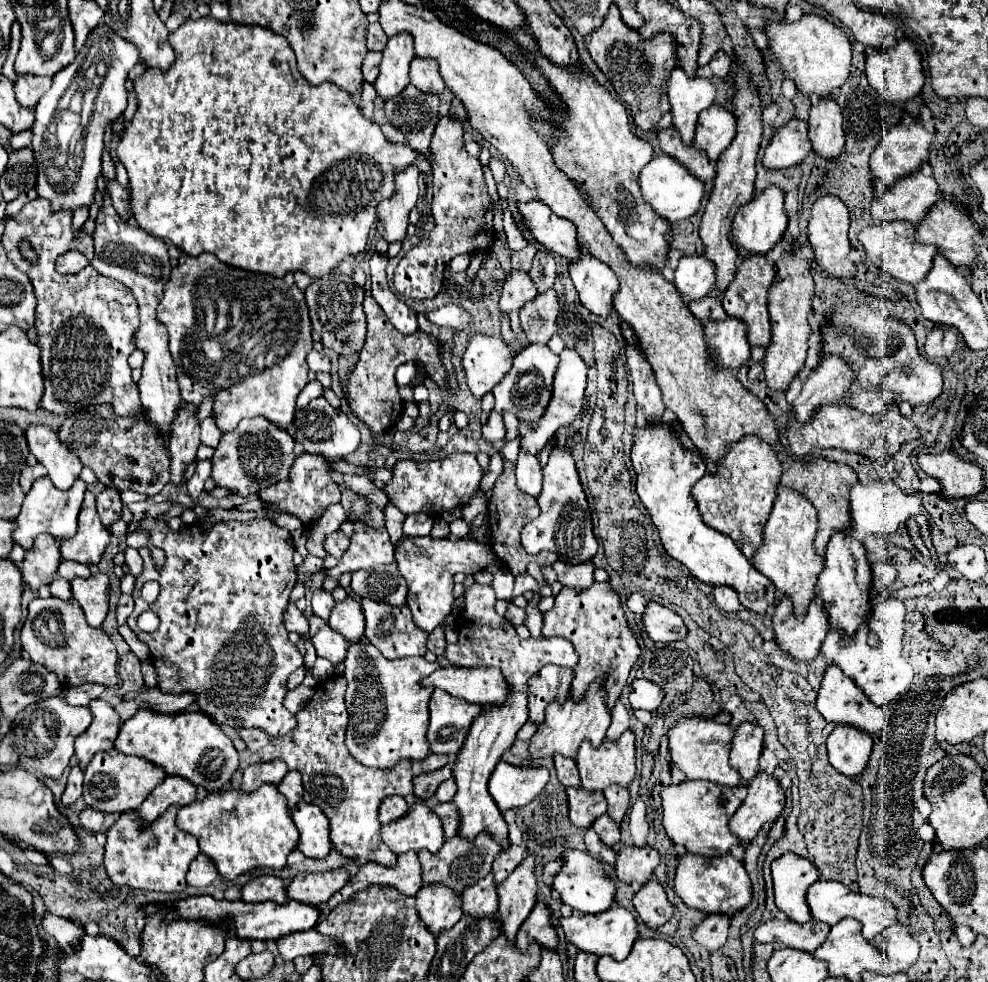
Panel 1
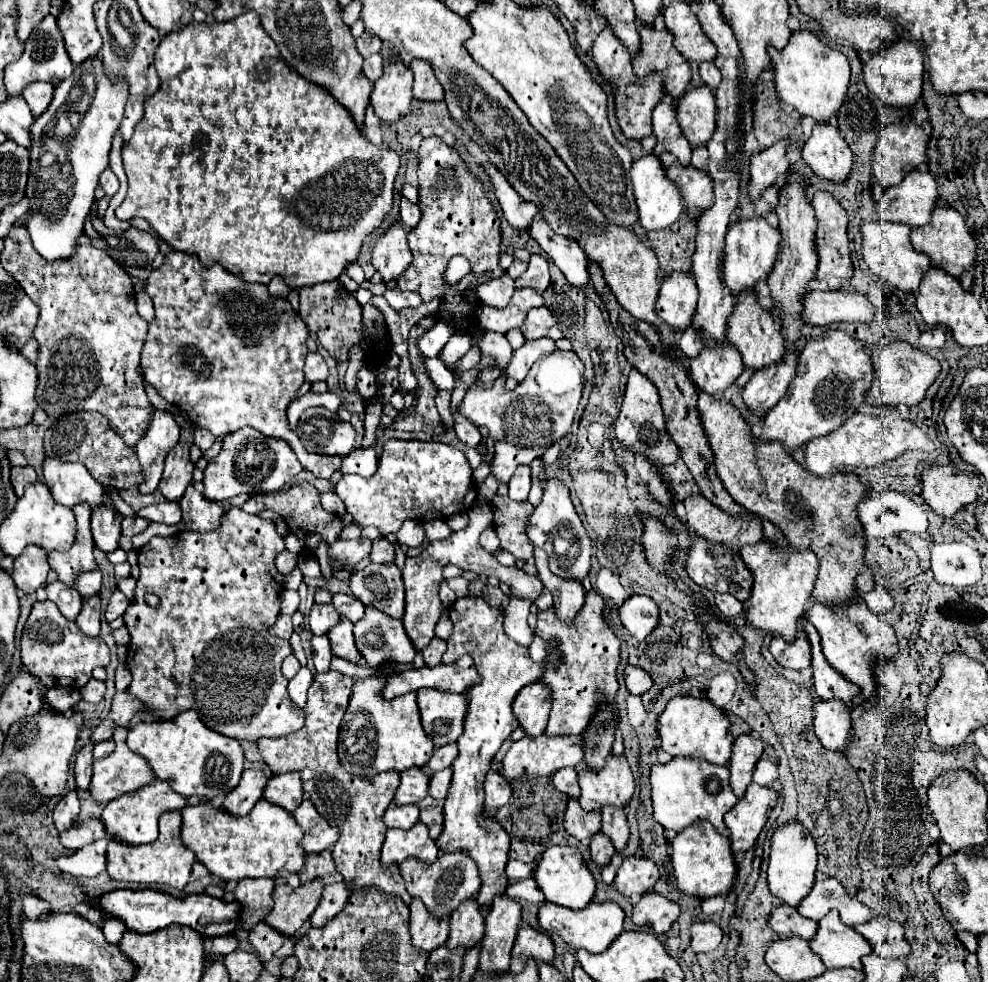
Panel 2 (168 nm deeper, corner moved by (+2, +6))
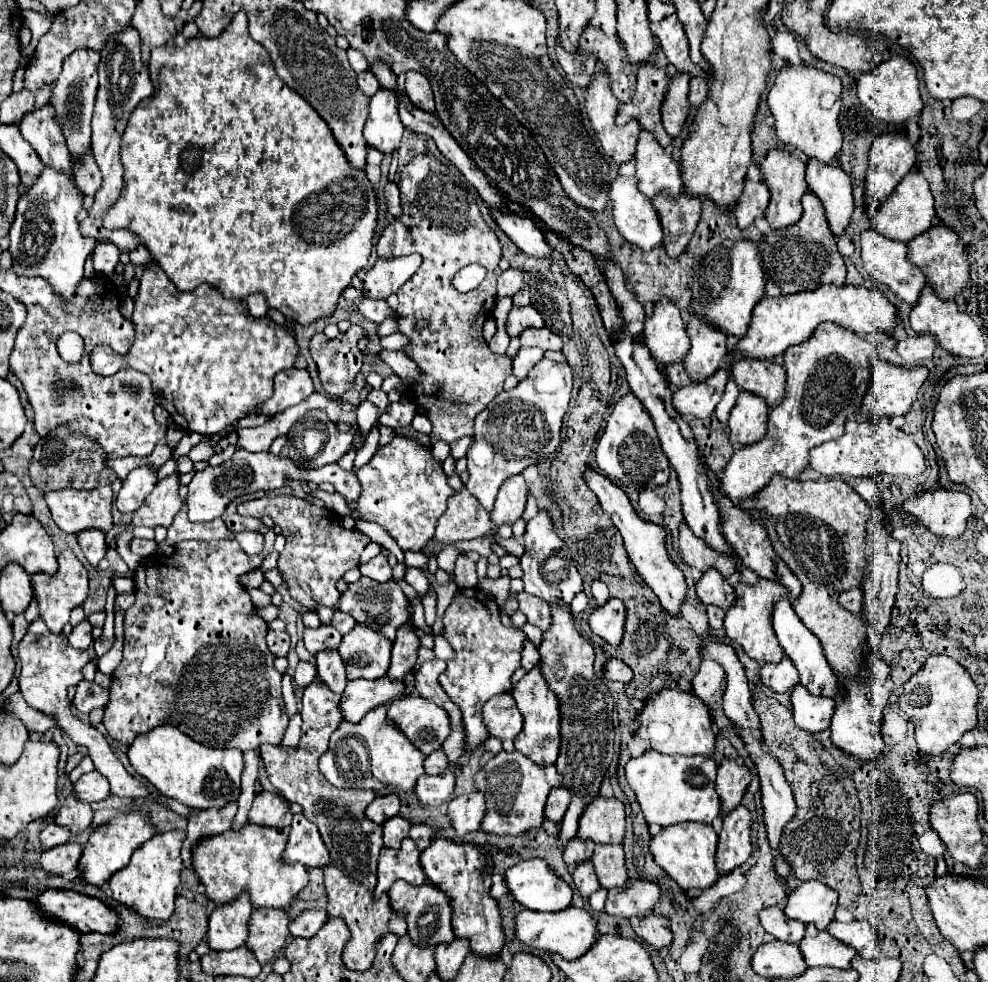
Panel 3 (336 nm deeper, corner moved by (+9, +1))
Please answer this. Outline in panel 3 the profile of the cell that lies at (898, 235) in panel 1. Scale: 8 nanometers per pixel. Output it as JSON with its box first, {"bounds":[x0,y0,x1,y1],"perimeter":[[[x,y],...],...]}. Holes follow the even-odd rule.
{"bounds":[861,229,927,307],"perimeter":[[[865,229],[861,233],[861,257],[863,257],[865,271],[875,281],[887,285],[899,299],[907,301],[911,307],[917,303],[921,291],[927,287],[927,279],[925,279],[923,271],[907,259],[907,245],[901,241],[887,239],[881,233],[877,233],[875,229]]]}

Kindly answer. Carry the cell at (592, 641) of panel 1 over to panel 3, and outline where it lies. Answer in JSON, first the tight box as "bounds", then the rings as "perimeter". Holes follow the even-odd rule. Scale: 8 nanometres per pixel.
{"bounds":[511,667,559,767],"perimeter":[[[535,667],[531,673],[527,673],[511,691],[513,699],[523,715],[523,731],[521,735],[517,735],[515,739],[515,749],[519,753],[523,753],[525,757],[533,759],[533,763],[537,763],[539,767],[545,765],[553,765],[557,755],[559,755],[559,703],[557,697],[549,691],[543,675],[539,673],[539,667]]]}

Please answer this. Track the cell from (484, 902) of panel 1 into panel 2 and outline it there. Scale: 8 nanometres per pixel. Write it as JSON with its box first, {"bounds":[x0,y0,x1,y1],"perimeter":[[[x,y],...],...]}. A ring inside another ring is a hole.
{"bounds":[446,898,484,948],"perimeter":[[[476,898],[462,902],[450,916],[450,936],[446,940],[448,948],[464,946],[470,948],[480,942],[484,936],[484,916],[480,906],[476,906]]]}

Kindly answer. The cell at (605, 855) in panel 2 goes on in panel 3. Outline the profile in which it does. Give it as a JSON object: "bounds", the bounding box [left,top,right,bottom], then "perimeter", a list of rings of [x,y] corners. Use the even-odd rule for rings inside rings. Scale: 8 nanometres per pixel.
{"bounds":[573,861,599,897],"perimeter":[[[585,861],[581,863],[579,867],[575,867],[573,871],[573,881],[575,881],[575,887],[579,889],[581,897],[589,897],[591,893],[595,893],[599,889],[599,883],[595,879],[595,873],[593,873],[593,863],[591,861]]]}

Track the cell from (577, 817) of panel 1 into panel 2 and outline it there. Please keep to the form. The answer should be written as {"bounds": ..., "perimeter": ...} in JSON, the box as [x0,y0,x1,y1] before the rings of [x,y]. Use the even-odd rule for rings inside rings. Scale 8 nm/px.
{"bounds":[564,798,600,842],"perimeter":[[[570,798],[564,814],[564,828],[580,842],[588,842],[600,830],[600,812],[584,814],[584,810],[580,810],[578,798]]]}

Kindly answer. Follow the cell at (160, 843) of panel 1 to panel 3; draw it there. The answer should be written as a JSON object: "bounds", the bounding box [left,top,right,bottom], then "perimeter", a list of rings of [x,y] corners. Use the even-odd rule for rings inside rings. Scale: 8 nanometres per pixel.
{"bounds":[111,831,185,927],"perimeter":[[[167,831],[161,835],[155,835],[147,843],[139,847],[137,853],[131,855],[131,861],[127,867],[117,871],[111,885],[111,895],[115,901],[131,907],[137,915],[141,915],[151,927],[163,925],[173,915],[173,905],[177,897],[177,885],[181,875],[181,845],[183,845],[185,833],[183,831]]]}

